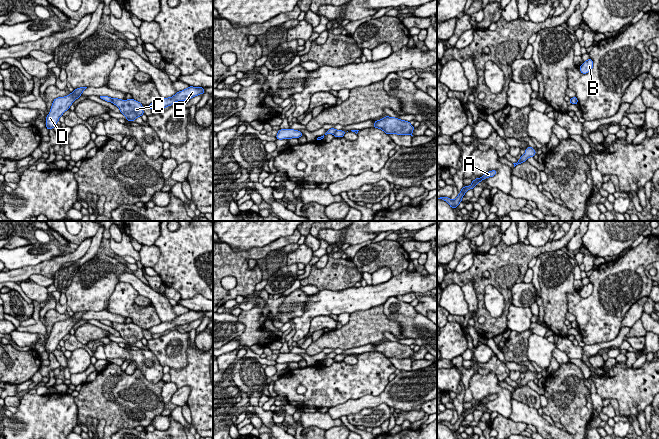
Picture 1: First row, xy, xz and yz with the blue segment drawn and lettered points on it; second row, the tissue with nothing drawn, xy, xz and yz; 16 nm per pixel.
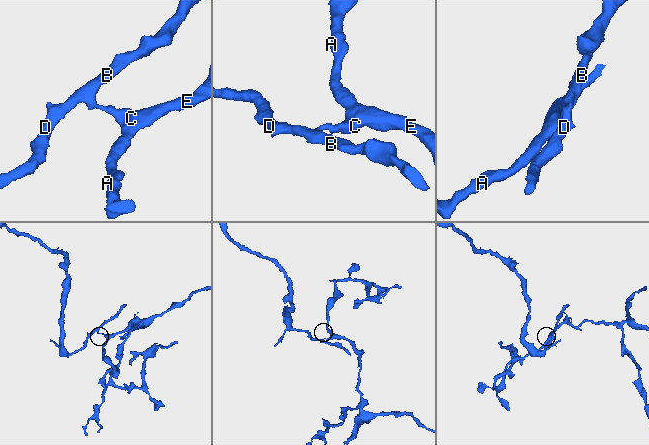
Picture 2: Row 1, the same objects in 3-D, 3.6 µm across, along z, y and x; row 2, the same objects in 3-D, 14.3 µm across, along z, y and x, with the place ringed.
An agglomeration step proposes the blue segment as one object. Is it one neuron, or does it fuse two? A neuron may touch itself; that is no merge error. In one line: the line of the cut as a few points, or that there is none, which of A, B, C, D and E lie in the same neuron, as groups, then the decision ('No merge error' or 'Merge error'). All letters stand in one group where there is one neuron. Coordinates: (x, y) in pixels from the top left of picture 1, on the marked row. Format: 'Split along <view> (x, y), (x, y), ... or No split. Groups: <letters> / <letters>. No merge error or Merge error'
Split along yz (570, 98), (571, 102). Groups: A C E / B D. Merge error

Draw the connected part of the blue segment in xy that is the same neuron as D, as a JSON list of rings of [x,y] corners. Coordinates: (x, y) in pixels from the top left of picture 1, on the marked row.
[[[80,87],[74,89],[74,91],[68,96],[58,97],[54,99],[50,112],[46,117],[46,128],[48,130],[55,127],[55,125],[59,121],[59,117],[62,116],[66,110],[69,110],[72,103],[81,96],[82,92],[86,88],[87,87]]]

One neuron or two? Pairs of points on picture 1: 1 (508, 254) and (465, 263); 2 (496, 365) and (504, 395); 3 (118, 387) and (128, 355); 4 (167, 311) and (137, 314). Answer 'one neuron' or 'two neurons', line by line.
1: two neurons
2: two neurons
3: two neurons
4: two neurons

